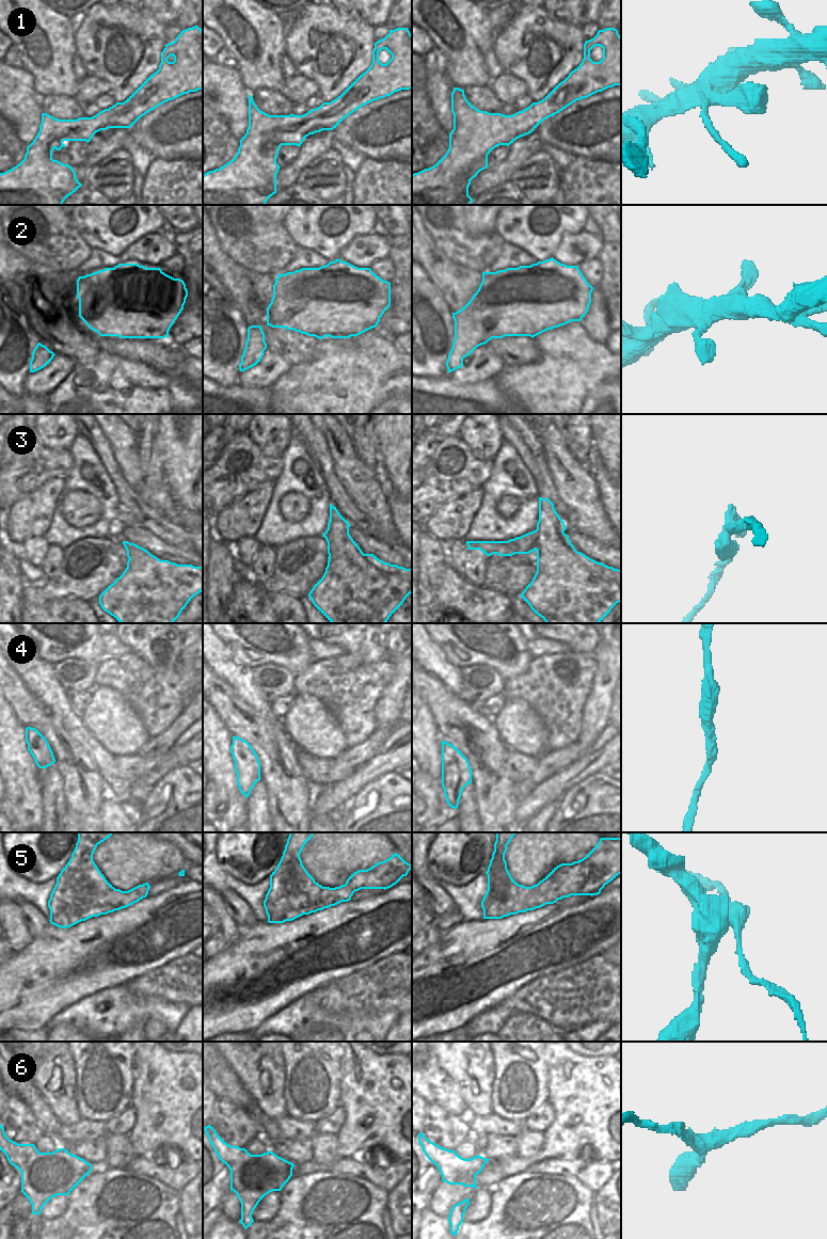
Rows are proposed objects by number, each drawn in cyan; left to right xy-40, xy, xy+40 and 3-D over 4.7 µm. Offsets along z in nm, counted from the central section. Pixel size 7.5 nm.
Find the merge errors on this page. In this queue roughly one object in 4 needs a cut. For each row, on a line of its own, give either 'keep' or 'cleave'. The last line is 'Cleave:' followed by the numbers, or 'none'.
1: keep
2: keep
3: cleave
4: keep
5: cleave
6: keep
Cleave: 3, 5

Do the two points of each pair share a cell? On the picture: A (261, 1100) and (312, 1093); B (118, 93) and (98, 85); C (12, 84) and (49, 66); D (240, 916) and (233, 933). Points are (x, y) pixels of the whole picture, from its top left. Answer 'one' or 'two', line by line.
A: two
B: two
C: two
D: two

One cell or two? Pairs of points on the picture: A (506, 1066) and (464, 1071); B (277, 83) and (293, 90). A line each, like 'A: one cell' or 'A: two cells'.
A: two cells
B: two cells

